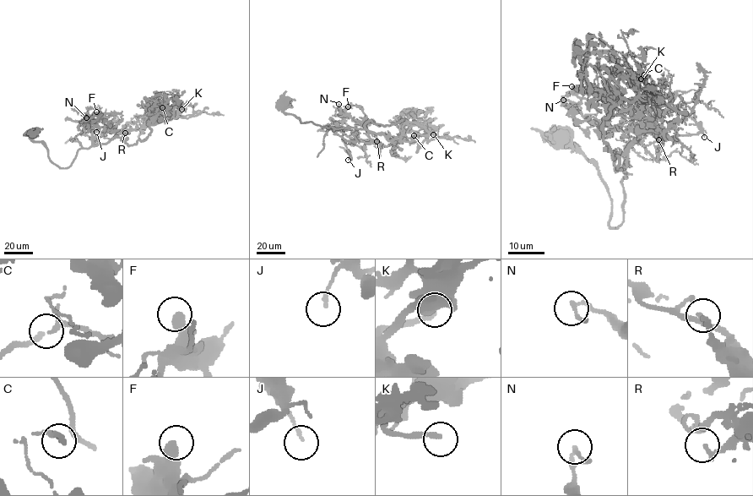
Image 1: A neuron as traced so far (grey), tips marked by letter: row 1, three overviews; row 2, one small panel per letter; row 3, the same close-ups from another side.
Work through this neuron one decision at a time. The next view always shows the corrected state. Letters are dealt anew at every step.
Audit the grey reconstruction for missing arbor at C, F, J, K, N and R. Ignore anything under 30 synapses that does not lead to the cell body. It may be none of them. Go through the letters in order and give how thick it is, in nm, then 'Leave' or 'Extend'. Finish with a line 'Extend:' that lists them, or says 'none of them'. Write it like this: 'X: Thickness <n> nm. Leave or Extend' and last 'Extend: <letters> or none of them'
C: Thickness 140 nm. Leave
F: Thickness 440 nm. Leave
J: Thickness 140 nm. Leave
K: Thickness 200 nm. Extend
N: Thickness 220 nm. Leave
R: Thickness 170 nm. Leave
Extend: K

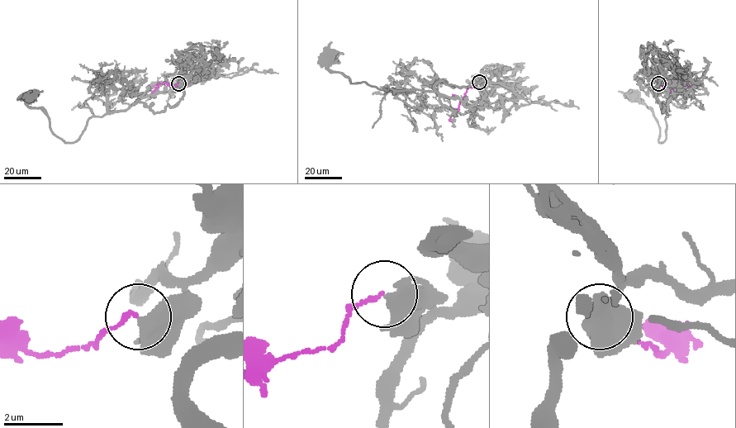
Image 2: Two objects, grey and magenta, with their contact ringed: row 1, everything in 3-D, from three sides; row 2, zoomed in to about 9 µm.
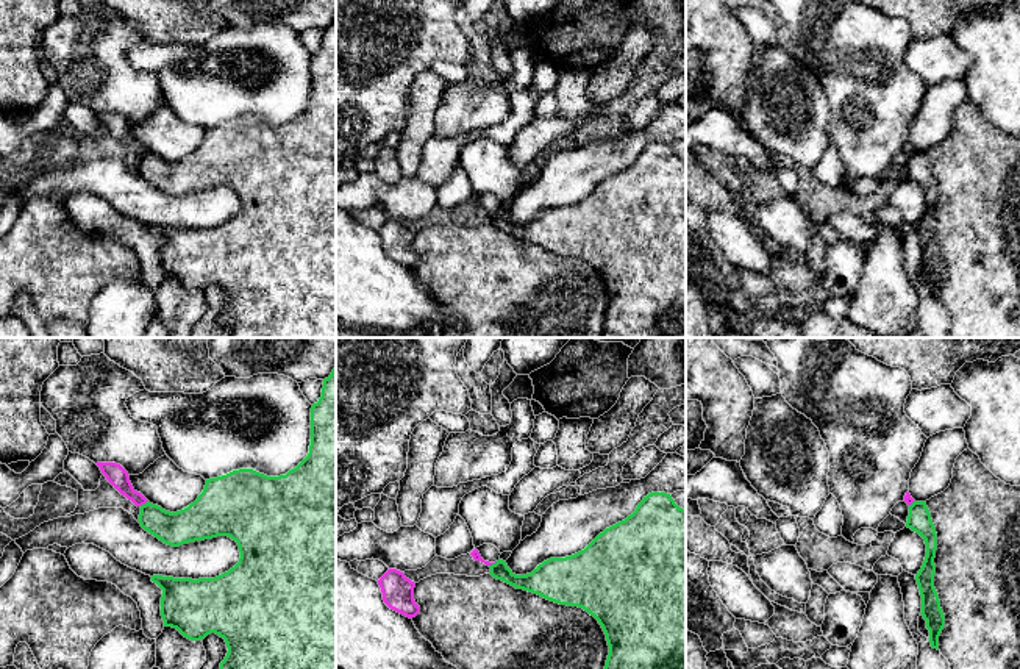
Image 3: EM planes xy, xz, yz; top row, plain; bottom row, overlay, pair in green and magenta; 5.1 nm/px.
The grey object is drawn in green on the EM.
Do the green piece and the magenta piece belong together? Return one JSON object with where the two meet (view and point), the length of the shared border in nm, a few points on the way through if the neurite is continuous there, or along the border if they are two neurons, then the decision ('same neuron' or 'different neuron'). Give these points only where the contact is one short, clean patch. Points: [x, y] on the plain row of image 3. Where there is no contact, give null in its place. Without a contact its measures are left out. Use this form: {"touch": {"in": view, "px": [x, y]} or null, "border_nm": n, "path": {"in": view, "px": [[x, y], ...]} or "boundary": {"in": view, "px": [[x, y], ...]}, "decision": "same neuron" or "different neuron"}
{"touch": {"in": "xy", "px": [146, 153]}, "border_nm": 50, "boundary": {"in": "xy", "px": [[147, 150], [141, 157]]}, "decision": "different neuron"}

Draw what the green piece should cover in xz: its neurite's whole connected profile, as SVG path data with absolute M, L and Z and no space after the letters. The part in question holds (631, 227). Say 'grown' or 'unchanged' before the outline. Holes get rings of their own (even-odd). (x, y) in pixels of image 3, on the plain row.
unchanged | M648 144L631 166L606 178L584 200L565 208L550 208L531 224L515 225L503 209L489 217L494 228L515 239L583 258L598 270L609 295L598 338L686 338L686 159L670 144Z

